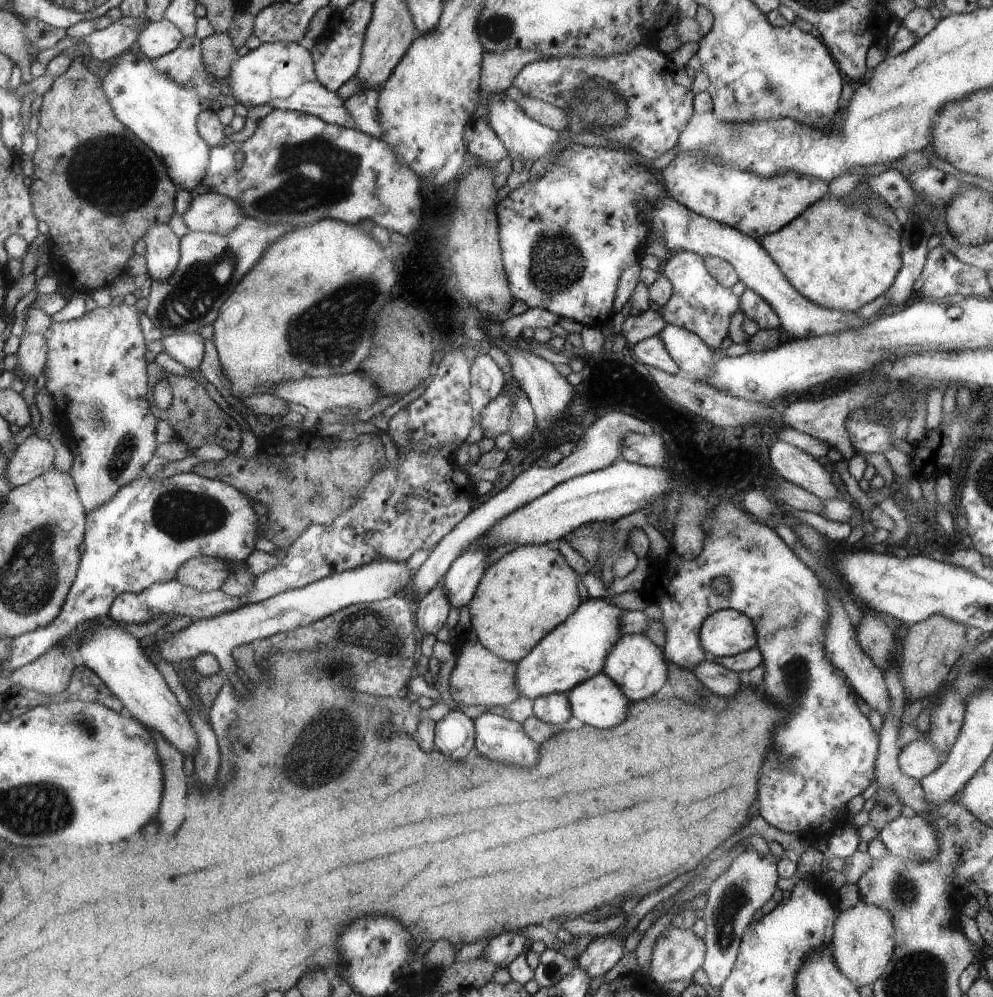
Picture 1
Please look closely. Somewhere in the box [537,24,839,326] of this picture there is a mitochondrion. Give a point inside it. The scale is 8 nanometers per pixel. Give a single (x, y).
(775, 91)

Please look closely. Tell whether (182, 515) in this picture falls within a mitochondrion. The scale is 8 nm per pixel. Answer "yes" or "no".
yes

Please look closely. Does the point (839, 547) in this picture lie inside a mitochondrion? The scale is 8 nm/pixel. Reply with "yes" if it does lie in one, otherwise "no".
no

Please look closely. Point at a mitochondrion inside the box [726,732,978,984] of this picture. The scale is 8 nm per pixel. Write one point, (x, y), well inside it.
(904, 889)

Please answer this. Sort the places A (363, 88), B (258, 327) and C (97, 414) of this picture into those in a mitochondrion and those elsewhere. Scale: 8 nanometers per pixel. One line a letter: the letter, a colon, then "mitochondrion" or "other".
A: other
B: other
C: mitochondrion

